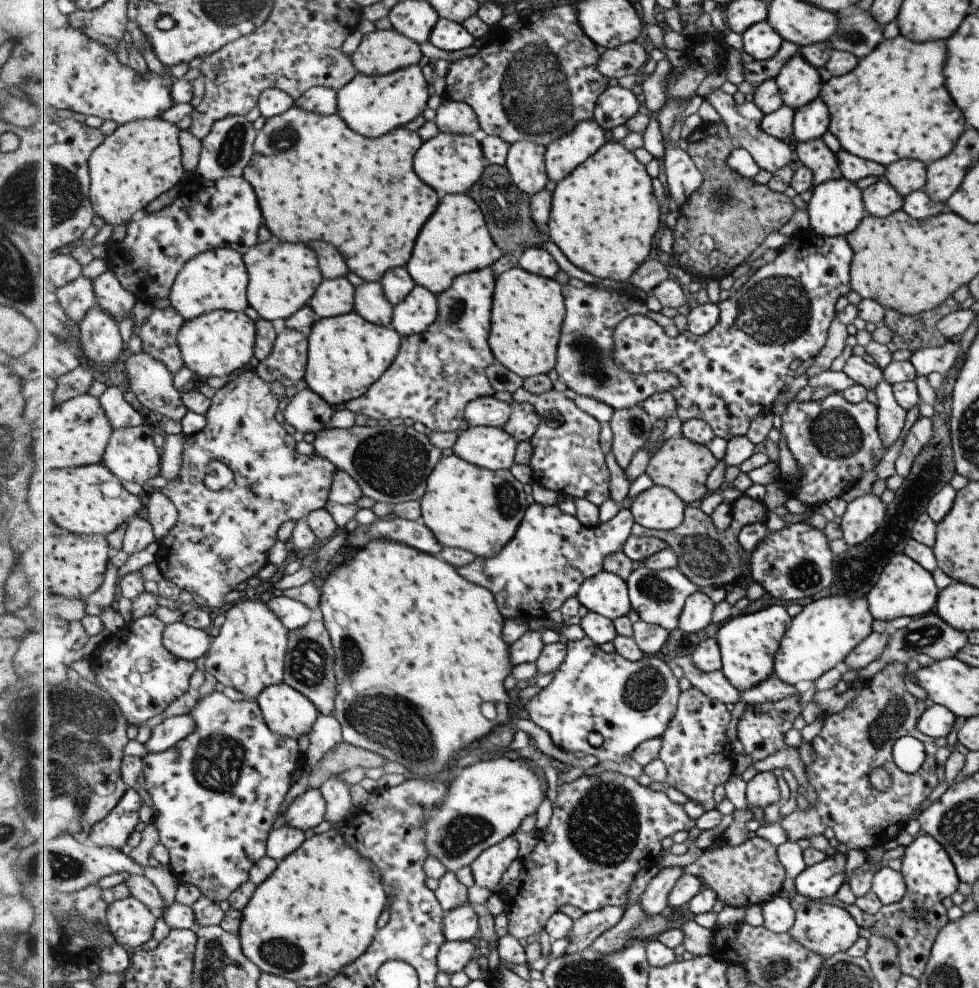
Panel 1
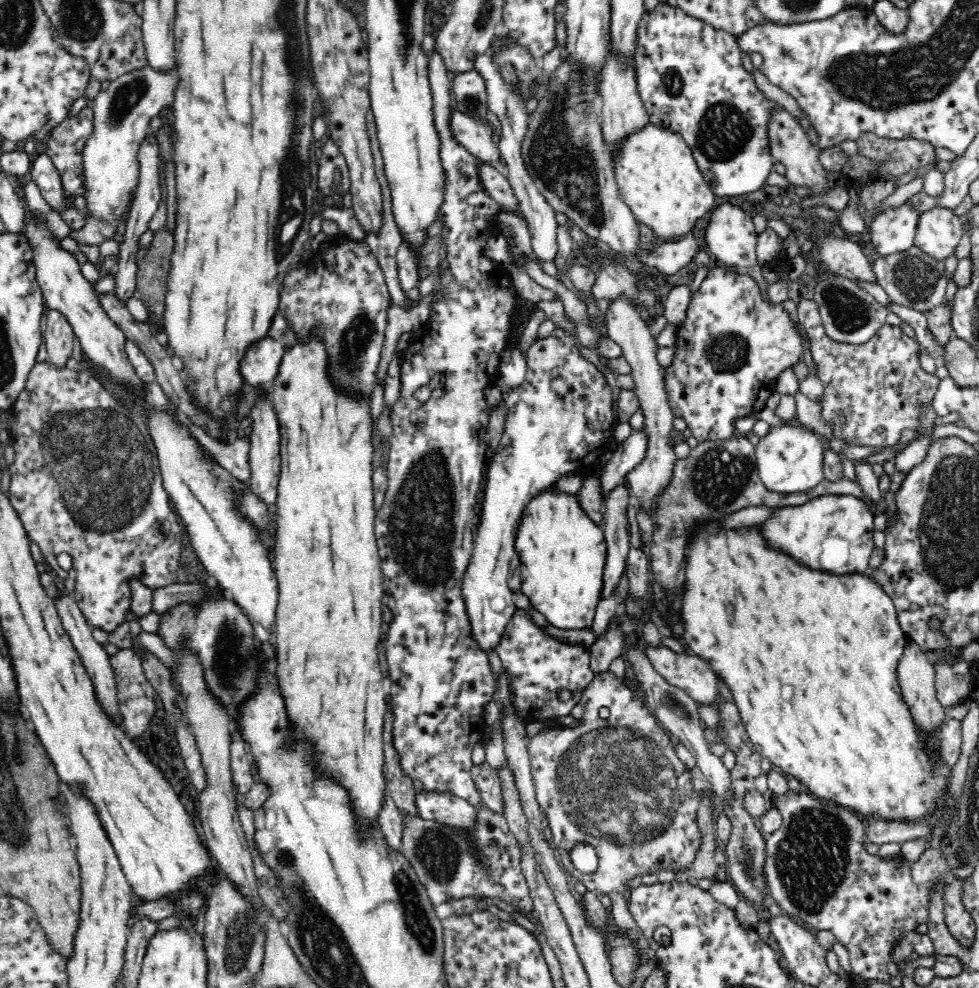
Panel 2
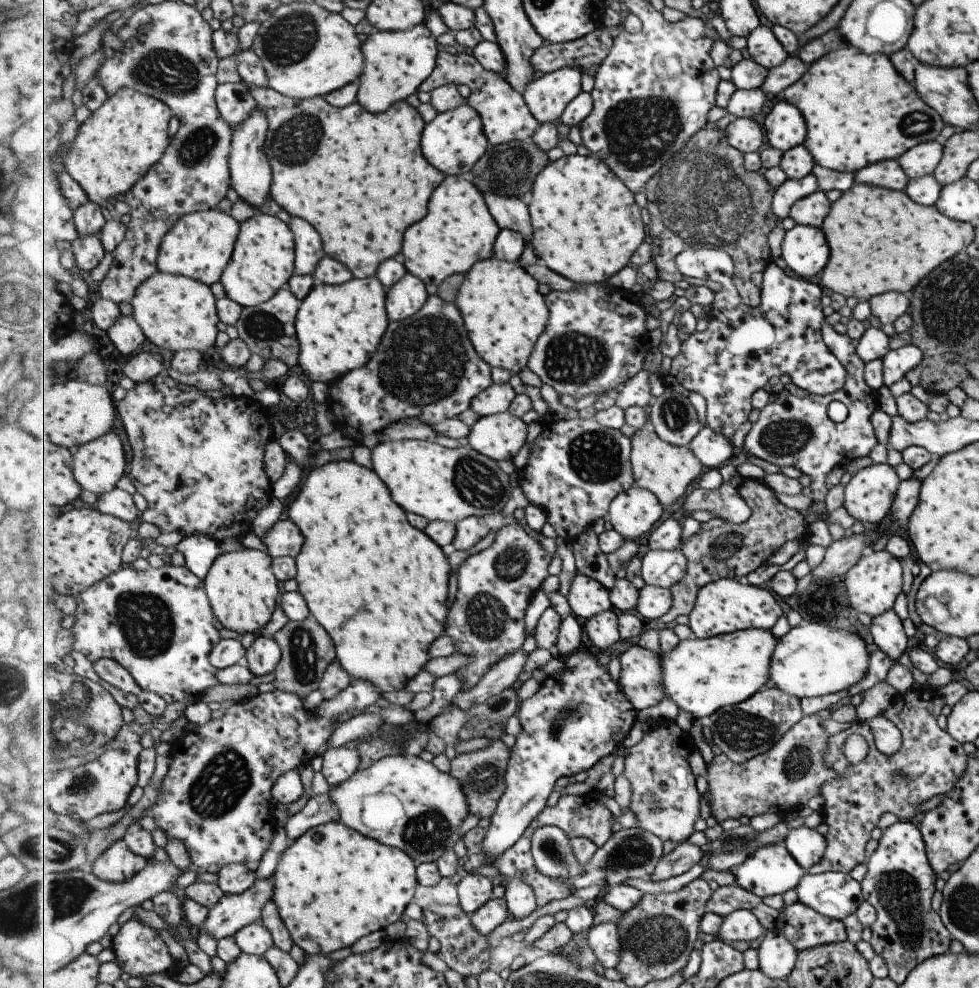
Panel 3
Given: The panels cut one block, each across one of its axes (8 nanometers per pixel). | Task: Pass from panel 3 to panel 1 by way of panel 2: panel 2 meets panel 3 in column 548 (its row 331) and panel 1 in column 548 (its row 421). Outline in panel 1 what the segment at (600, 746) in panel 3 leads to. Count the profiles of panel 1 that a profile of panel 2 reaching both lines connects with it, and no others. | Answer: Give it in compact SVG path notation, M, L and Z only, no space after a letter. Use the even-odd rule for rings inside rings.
M587 636L567 644L566 660L554 673L552 681L525 704L530 720L547 732L554 745L570 753L582 751L586 755L594 755L600 762L608 760L622 763L631 758L633 752L647 740L665 735L676 719L683 694L679 679L671 672L671 664L656 655L646 655L642 660L632 662L620 653L607 654ZM591 732L600 733L604 738L600 747L594 748L589 744Z

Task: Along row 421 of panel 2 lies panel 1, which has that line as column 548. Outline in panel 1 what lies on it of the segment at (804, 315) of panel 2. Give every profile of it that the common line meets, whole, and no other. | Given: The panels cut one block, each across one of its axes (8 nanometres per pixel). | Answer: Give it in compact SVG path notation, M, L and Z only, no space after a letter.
M602 772L595 774L594 776L582 776L577 780L569 783L558 783L558 795L556 797L556 803L554 806L554 814L547 829L543 832L538 832L538 843L533 849L531 856L522 861L523 868L518 879L510 882L501 895L505 902L505 914L508 918L508 931L510 935L514 935L517 939L525 940L529 936L537 936L546 929L546 925L549 920L558 912L561 906L574 905L581 908L585 913L592 911L599 911L600 909L617 906L624 907L627 900L627 892L629 892L629 886L631 882L635 880L635 876L641 869L649 869L656 866L662 858L660 856L661 850L663 850L663 840L667 837L672 837L677 831L689 831L696 828L696 820L691 820L685 812L685 808L681 804L675 804L665 792L655 792L646 785L646 781L642 779L635 780L635 778L629 778L629 776L623 776L619 772Z

